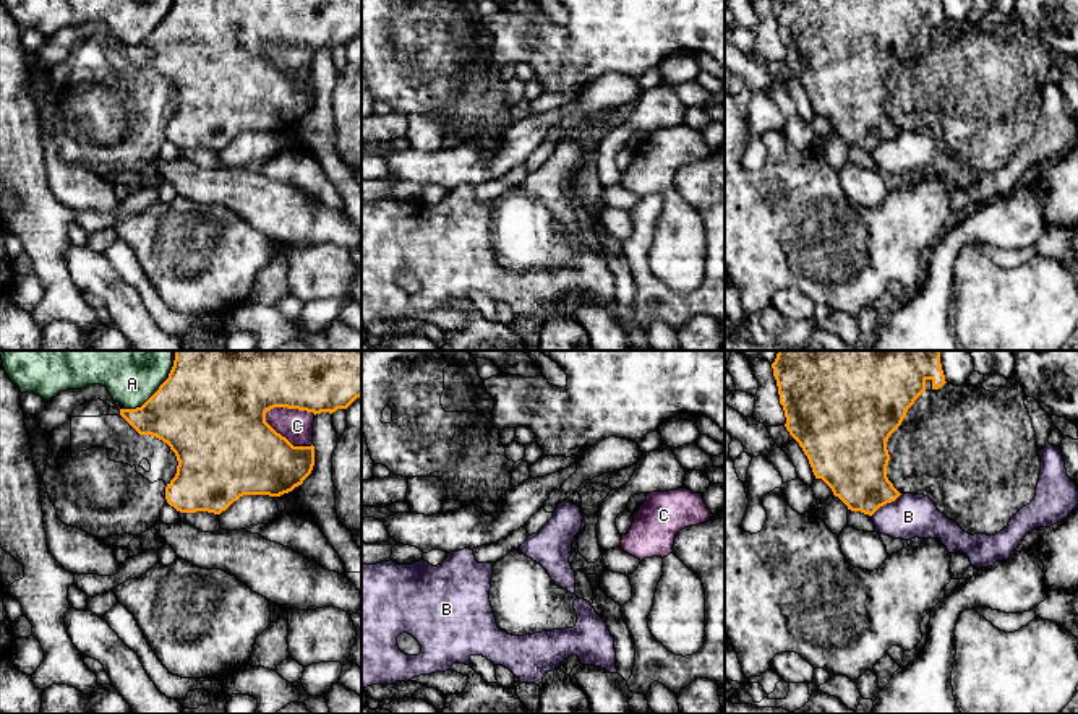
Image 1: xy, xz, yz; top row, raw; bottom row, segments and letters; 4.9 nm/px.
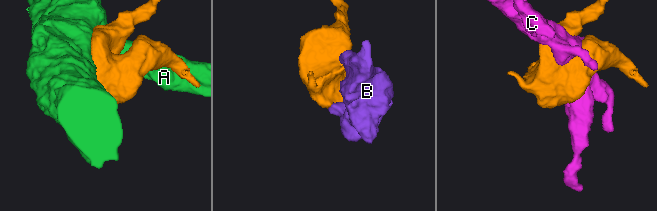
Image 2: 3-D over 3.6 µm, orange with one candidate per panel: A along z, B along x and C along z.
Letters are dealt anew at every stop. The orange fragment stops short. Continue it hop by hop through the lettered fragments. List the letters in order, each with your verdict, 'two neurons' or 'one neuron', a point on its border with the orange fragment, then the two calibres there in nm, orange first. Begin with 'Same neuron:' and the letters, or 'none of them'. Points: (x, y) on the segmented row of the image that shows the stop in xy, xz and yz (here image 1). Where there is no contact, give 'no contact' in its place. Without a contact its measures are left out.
Same neuron: none of them
A: two neurons | xy (156, 391) | 480/420 nm
B: two neurons | yz (885, 503) | 320/220 nm
C: two neurons | xy (284, 437) | 420/160 nm

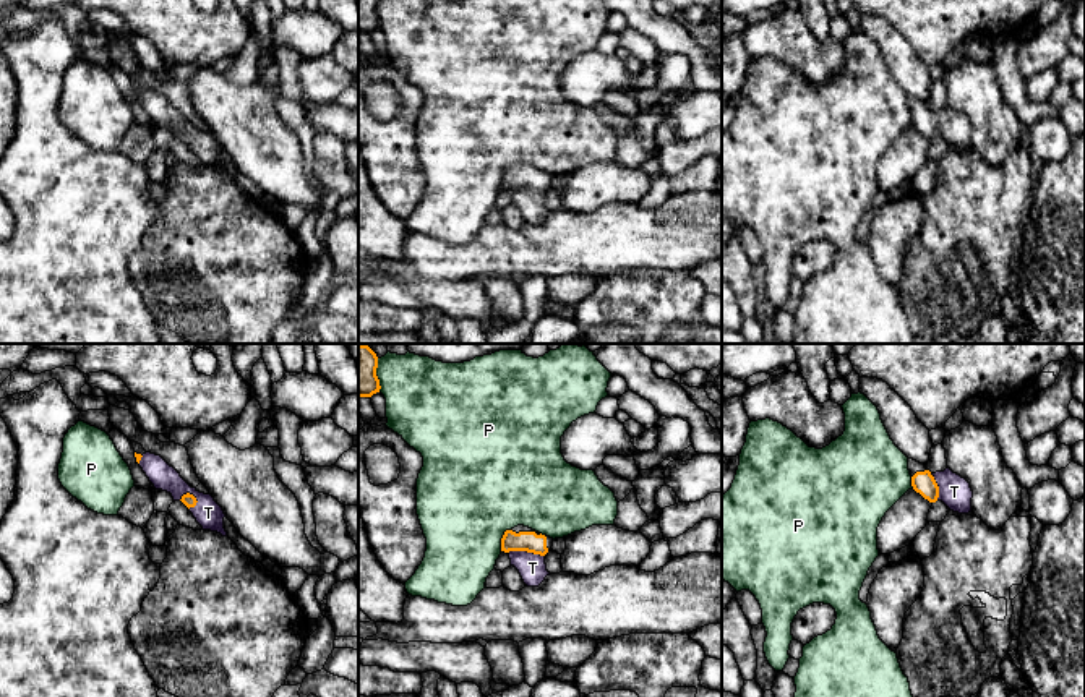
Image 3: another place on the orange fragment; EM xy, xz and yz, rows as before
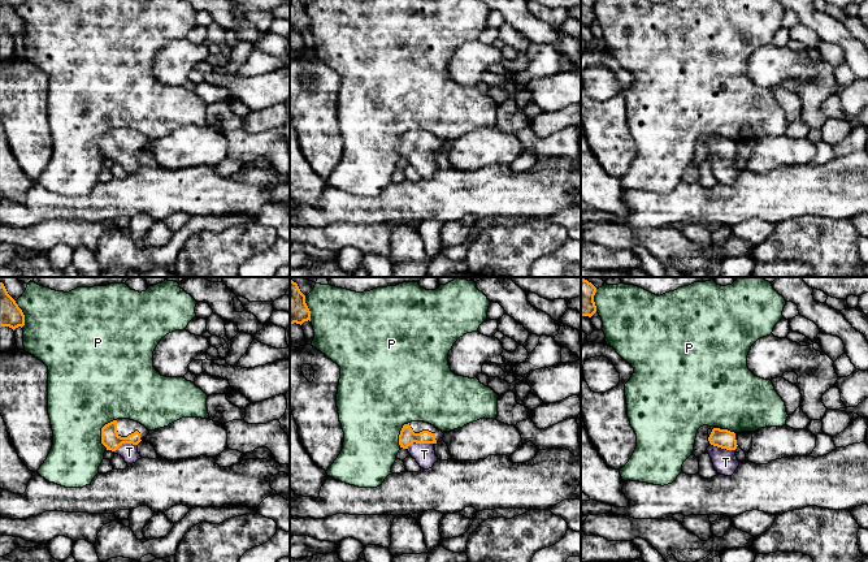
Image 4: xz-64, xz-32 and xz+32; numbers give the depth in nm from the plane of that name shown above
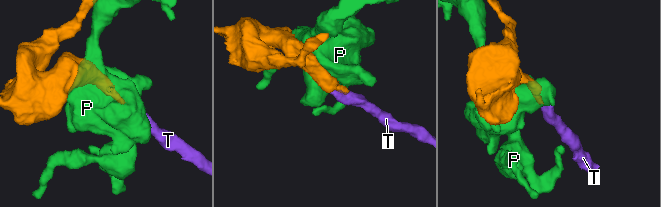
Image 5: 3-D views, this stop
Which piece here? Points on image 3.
Same neuron: T
P: two neurons | xz (501, 538) | 100/480 nm
T: one neuron | xz (526, 550) | 100/140 nm

